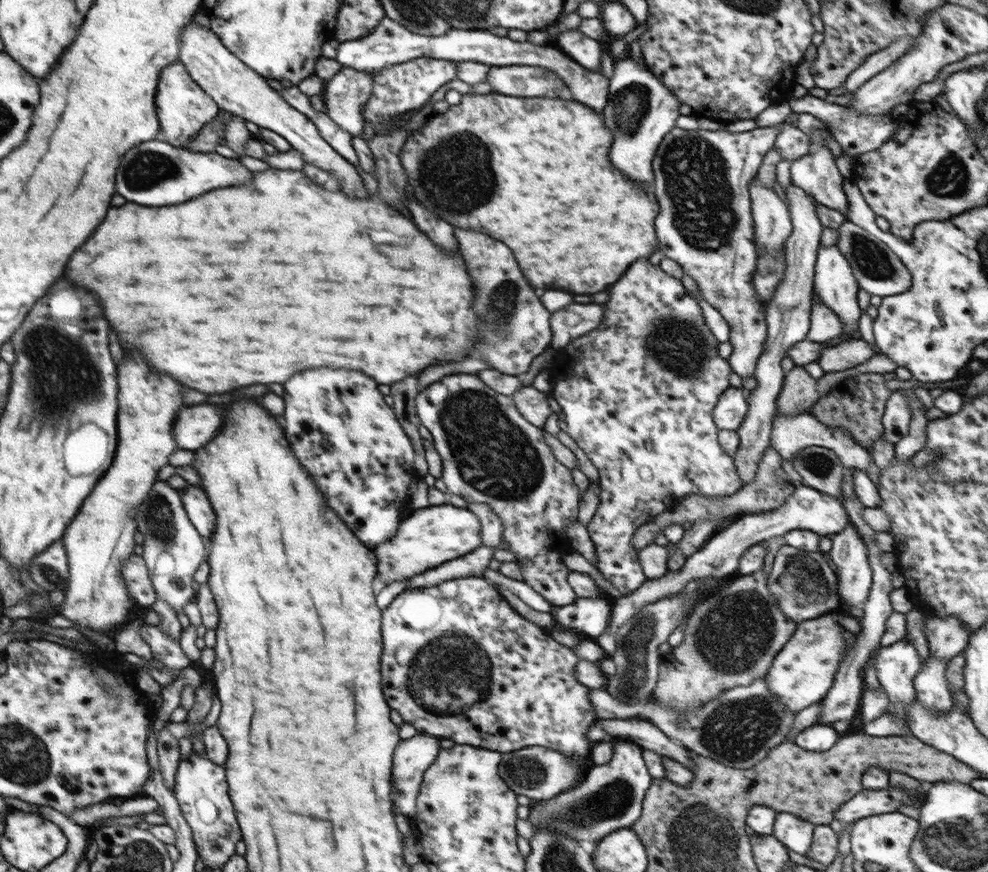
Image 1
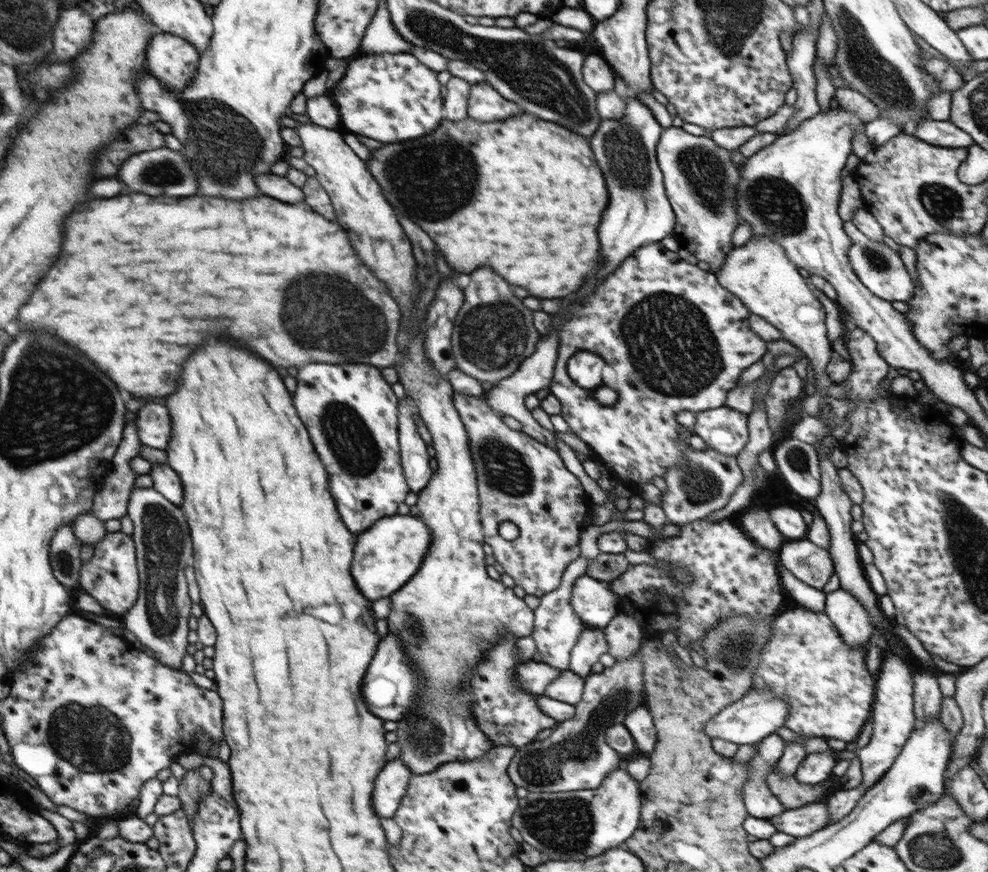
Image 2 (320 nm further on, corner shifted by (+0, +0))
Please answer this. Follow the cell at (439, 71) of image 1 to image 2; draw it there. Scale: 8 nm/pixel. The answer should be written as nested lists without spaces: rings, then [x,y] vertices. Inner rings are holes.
[[[383,52],[353,57],[340,82],[330,91],[341,116],[342,131],[361,134],[384,144],[394,144],[414,140],[435,131],[444,117],[444,98],[440,85],[437,72],[422,64],[412,54]]]

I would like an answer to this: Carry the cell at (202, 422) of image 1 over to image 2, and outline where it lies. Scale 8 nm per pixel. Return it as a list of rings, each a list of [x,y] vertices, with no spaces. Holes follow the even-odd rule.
[[[144,404],[135,413],[135,425],[142,445],[162,449],[169,445],[171,435],[168,410],[160,404]]]

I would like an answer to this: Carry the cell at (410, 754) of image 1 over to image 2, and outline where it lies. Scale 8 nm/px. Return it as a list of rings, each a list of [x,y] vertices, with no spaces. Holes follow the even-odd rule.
[[[398,758],[388,761],[384,769],[377,774],[371,801],[379,817],[394,818],[412,775],[413,772]]]

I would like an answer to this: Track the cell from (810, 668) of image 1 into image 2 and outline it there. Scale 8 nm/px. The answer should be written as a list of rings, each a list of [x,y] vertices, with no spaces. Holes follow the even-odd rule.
[[[751,688],[741,700],[730,704],[728,707],[714,716],[710,722],[704,726],[704,734],[710,739],[722,739],[734,744],[753,745],[766,736],[774,734],[782,727],[786,728],[786,718],[790,714],[788,703],[776,697],[770,690],[756,690]]]

